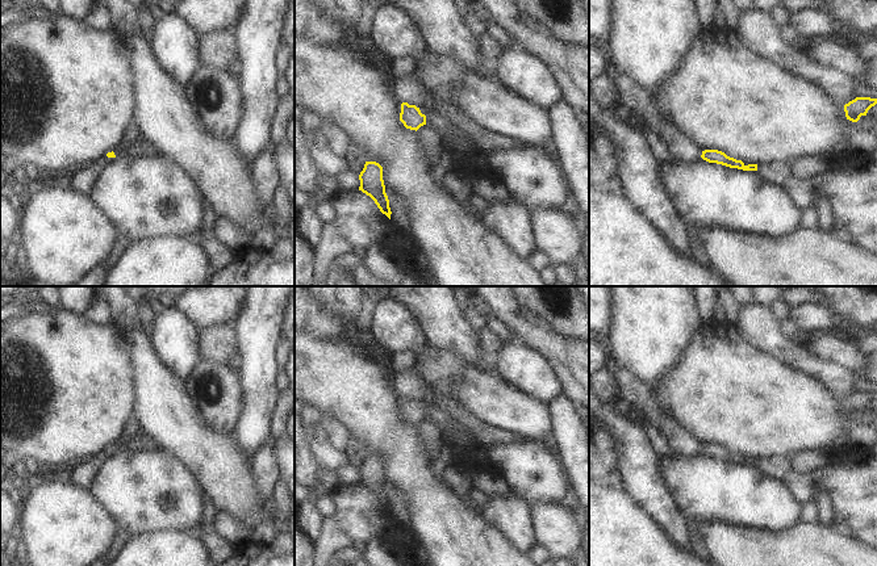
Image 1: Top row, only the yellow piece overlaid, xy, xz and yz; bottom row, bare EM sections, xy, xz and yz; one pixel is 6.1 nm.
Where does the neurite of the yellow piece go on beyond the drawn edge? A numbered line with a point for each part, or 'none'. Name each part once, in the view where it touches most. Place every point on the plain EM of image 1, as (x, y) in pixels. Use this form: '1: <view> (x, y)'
none

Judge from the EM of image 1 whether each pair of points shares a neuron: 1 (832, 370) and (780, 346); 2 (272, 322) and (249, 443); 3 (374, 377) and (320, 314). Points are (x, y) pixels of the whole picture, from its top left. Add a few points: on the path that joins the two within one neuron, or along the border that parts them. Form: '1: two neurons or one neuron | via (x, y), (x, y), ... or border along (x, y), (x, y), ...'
1: one neuron | via (819, 369), (793, 355)
2: one neuron | via (257, 352), (255, 413)
3: two neurons | border along (308, 331), (320, 336), (338, 336)

